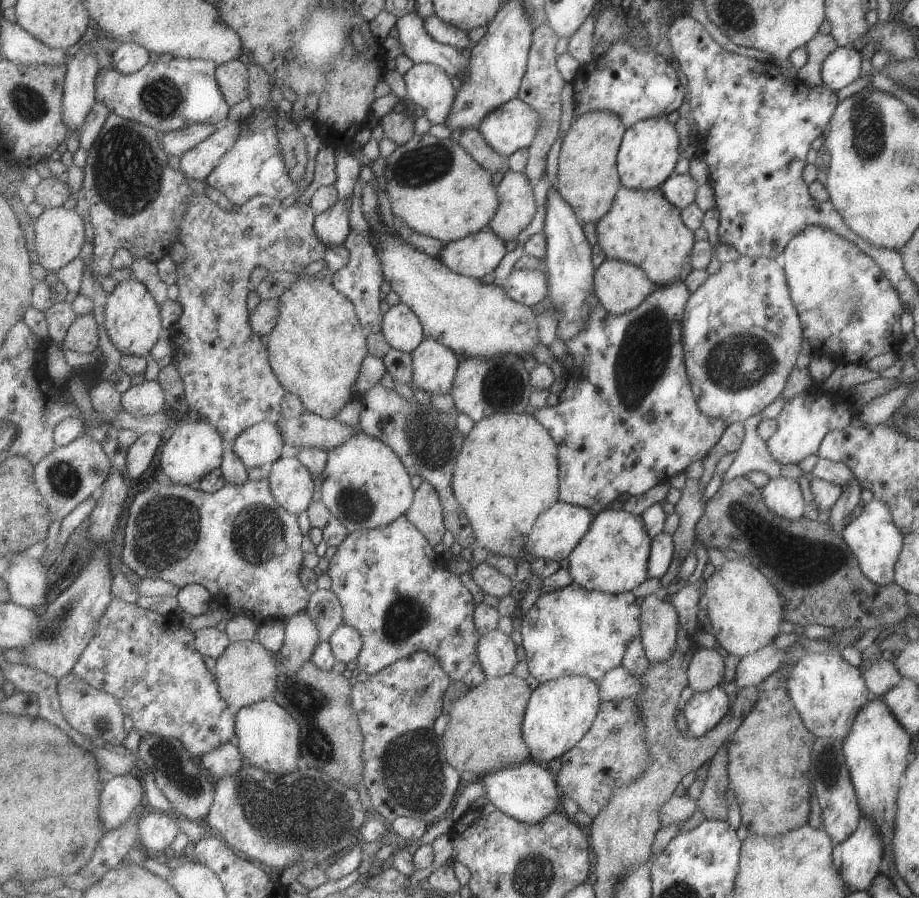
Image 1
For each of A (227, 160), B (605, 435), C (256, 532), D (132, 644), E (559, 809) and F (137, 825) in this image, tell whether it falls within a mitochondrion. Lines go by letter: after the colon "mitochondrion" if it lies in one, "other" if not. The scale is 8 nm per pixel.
A: other
B: other
C: mitochondrion
D: other
E: other
F: other

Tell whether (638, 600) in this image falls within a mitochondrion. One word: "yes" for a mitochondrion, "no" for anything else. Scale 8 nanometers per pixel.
no

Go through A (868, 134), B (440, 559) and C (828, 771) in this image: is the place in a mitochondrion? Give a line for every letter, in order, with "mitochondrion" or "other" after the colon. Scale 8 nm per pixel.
A: mitochondrion
B: other
C: mitochondrion

